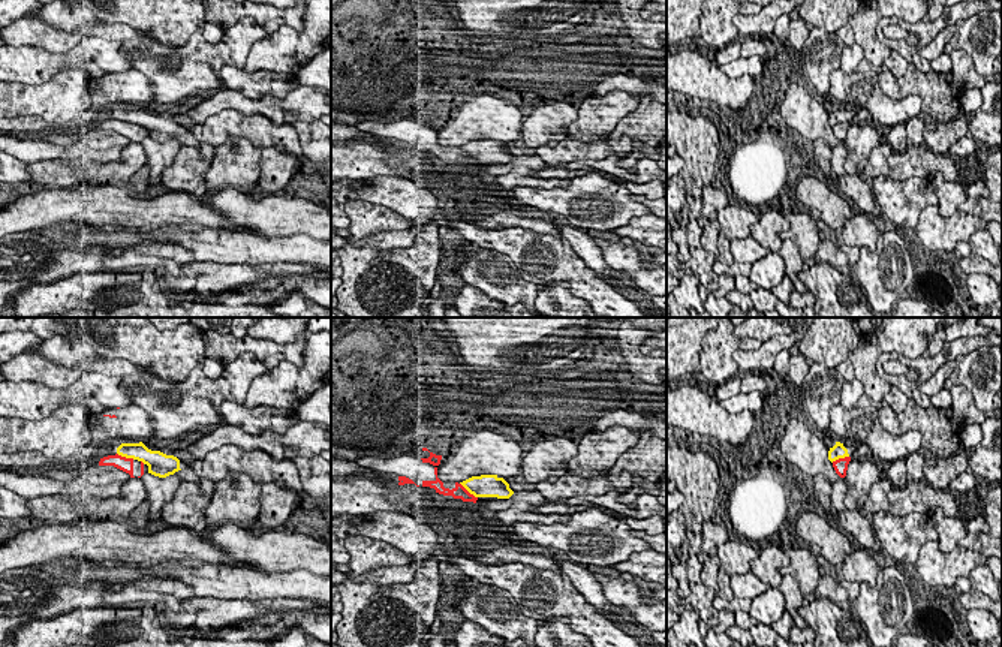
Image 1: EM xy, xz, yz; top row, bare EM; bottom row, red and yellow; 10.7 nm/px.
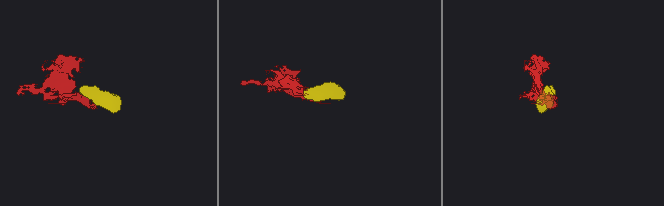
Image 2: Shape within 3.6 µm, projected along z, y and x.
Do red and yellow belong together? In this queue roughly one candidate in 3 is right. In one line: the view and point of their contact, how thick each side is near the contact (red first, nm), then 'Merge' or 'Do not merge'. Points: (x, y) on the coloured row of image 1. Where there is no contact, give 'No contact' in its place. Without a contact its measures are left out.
Touches red at xz (468, 491). Thickness 140 nm (red) against 260 nm. Do not merge

